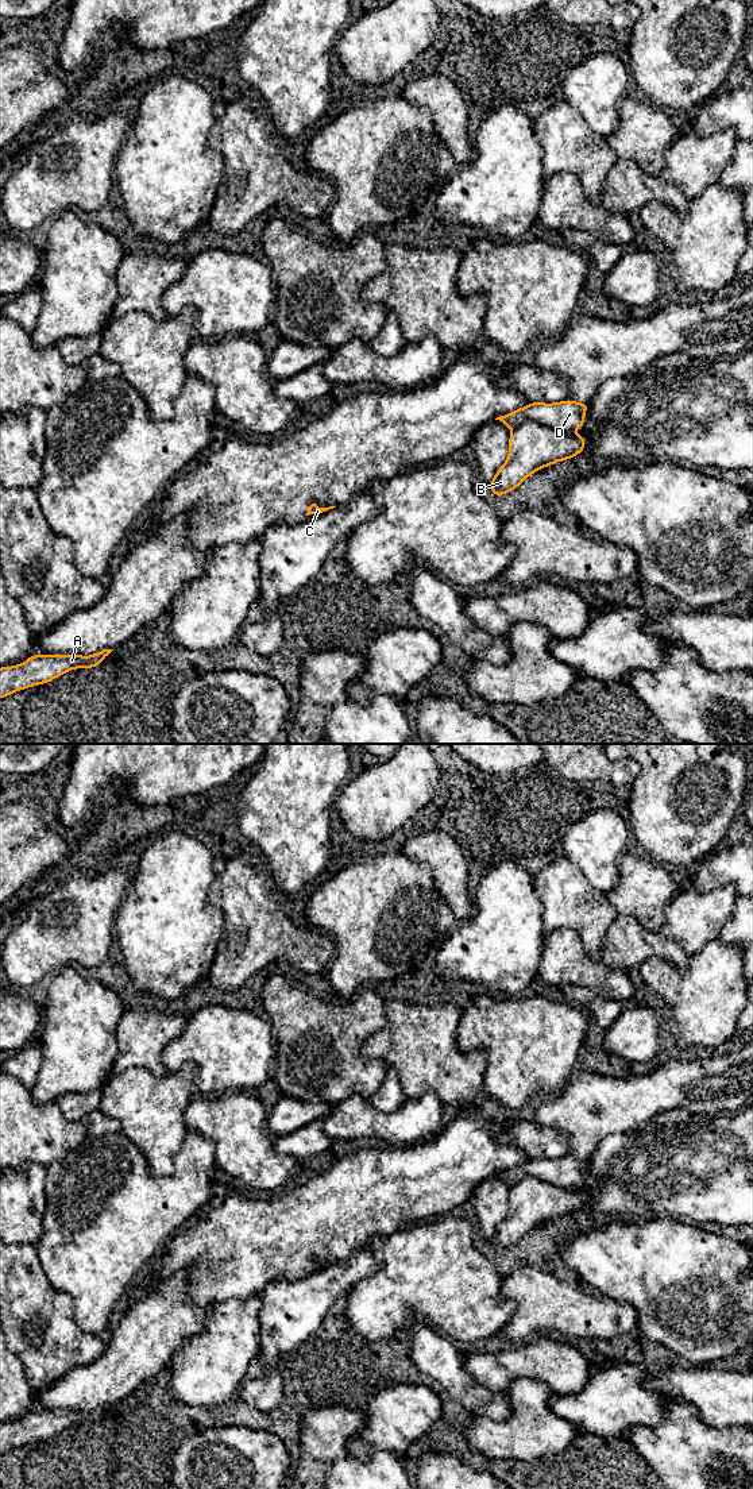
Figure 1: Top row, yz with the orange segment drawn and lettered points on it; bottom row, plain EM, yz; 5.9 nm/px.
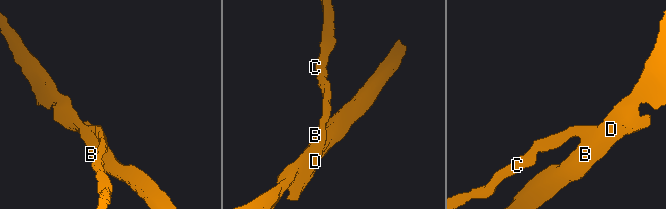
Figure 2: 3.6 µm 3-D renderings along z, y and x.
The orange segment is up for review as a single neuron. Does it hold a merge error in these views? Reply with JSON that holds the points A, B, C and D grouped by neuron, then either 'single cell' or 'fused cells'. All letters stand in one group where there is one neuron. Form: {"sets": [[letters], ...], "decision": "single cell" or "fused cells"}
{"sets": [["A", "C", "D"], ["B"]], "decision": "fused cells"}

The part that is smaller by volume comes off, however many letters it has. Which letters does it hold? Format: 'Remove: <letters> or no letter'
Remove: B

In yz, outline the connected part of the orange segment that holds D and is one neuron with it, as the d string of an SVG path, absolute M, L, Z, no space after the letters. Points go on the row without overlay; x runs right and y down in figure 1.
M564 1156L561 1158L530 1158L511 1169L502 1170L495 1176L502 1177L507 1184L517 1184L528 1176L541 1179L560 1187L574 1187L586 1180L584 1170L588 1158Z

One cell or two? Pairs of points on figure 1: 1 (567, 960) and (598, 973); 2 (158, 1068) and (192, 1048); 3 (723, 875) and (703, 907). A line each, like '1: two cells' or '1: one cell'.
1: one cell
2: two cells
3: two cells

